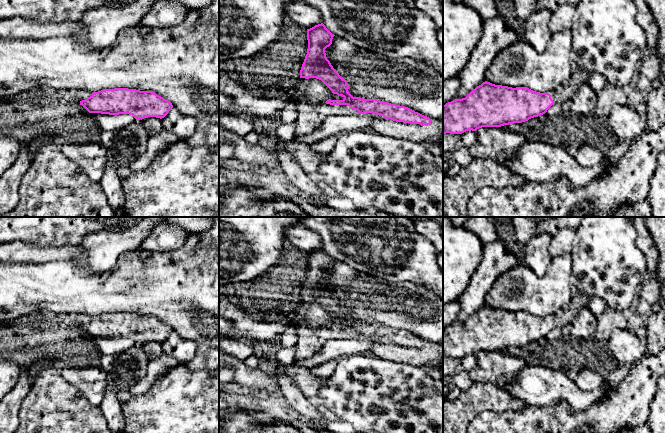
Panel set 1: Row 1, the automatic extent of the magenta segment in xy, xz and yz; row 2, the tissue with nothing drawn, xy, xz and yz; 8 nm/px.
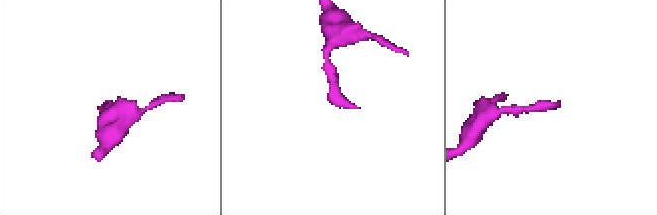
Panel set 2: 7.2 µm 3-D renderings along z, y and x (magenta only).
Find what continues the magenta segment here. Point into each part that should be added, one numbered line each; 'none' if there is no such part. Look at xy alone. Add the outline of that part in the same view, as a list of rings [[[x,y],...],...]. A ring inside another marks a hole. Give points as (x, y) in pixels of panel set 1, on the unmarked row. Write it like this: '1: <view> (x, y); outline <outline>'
1: xy (81, 319); outline [[[76,314],[75,315],[75,321],[79,325],[87,323],[88,321],[92,320],[92,318],[93,318],[93,316],[89,316],[89,315],[86,315],[86,314]]]

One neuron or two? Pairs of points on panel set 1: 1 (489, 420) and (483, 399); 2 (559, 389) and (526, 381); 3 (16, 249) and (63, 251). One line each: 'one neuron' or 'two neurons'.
1: two neurons
2: one neuron
3: one neuron

